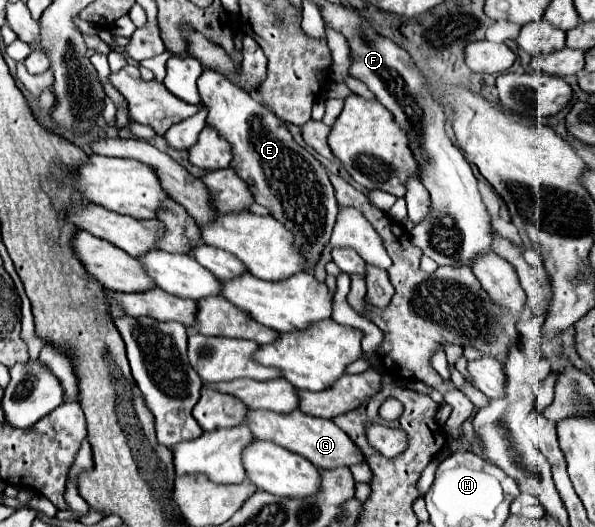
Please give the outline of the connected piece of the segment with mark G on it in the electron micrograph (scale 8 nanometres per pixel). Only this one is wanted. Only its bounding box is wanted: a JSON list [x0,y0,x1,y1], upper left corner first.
[245,409,363,469]

